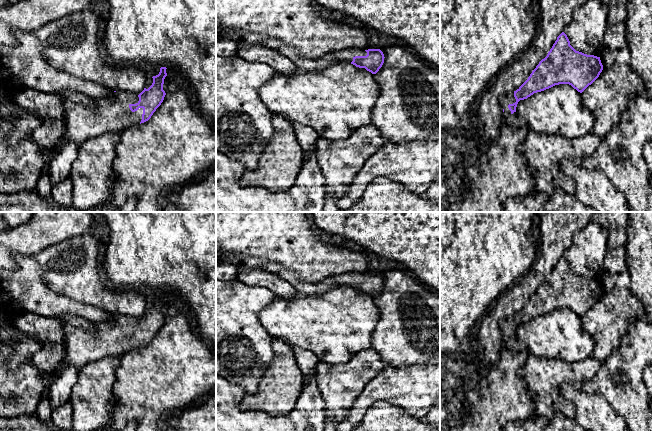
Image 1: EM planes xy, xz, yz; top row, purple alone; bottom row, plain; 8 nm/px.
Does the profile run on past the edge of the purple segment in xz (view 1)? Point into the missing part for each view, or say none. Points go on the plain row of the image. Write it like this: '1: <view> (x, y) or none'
1: xz (242, 263)

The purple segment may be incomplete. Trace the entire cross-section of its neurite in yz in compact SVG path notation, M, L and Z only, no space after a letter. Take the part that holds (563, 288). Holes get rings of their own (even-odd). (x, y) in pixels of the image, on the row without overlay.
M562 256L528 303L516 315L500 320L504 346L514 352L526 351L526 346L516 336L520 324L559 308L569 308L582 317L602 294L600 281L576 275Z

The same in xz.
M223 253L216 258L216 263L228 263L236 268L237 273L252 269L262 269L278 274L288 281L297 292L305 296L319 296L338 286L350 286L359 292L365 292L376 298L384 287L384 278L380 273L344 273L332 275L321 282L307 282L299 278L292 270L269 260L247 257L237 253Z

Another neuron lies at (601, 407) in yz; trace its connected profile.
M563 383L562 395L576 408L575 421L588 431L630 431L625 420L618 415L600 394L588 394L582 389Z

